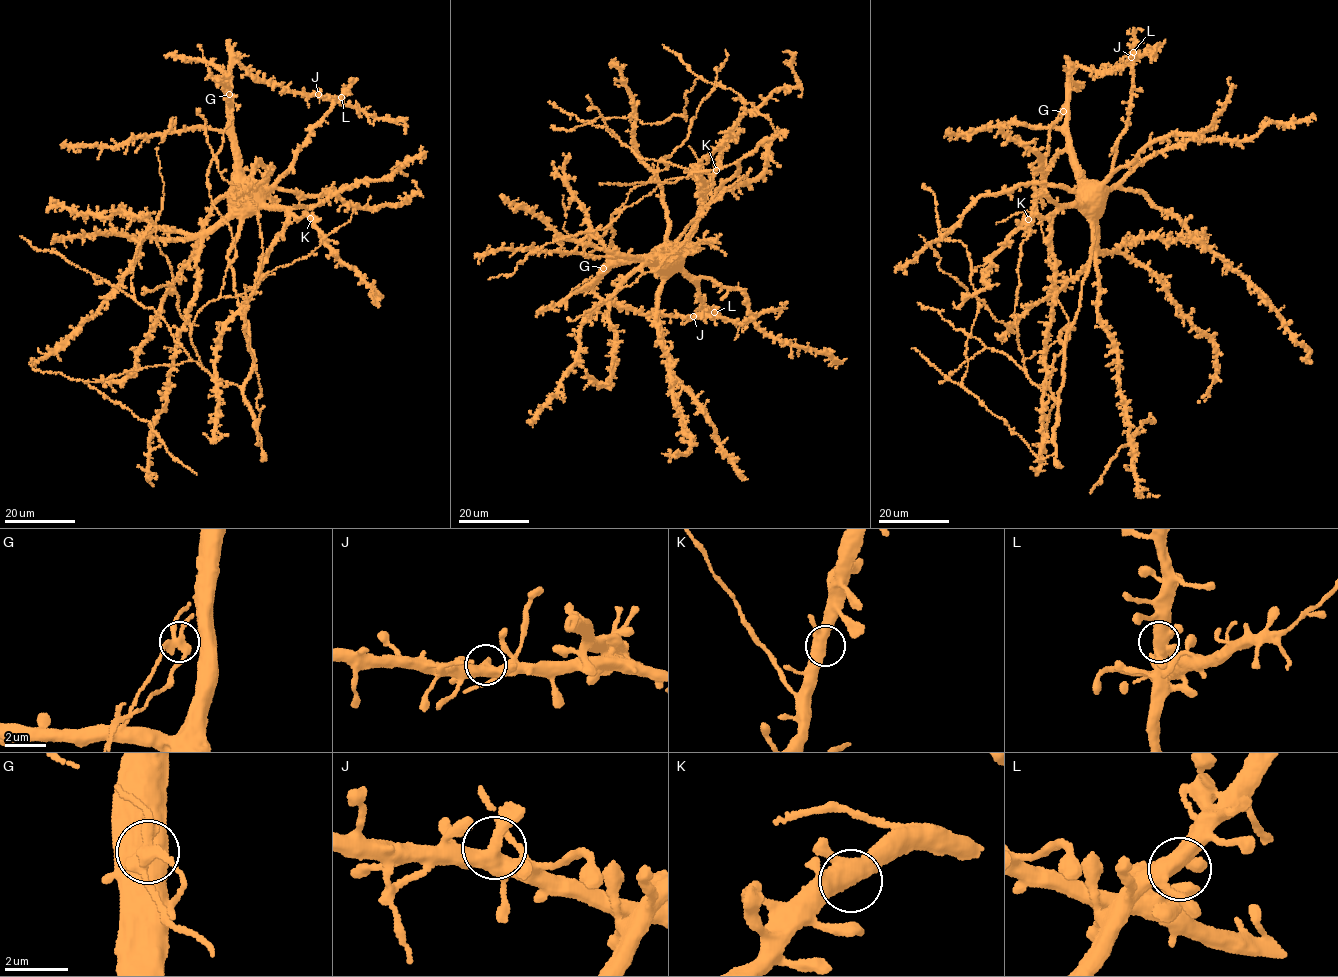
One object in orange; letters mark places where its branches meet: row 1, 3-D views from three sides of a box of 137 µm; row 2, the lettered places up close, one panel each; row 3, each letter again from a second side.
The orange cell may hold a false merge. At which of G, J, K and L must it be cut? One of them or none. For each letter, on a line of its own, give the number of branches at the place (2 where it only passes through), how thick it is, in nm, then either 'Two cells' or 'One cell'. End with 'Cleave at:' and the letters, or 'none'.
G: Branches: 4. Thickness 360 nm. Two cells
J: Branches: 4. Thickness 400 nm. One cell
K: Branches: 4. Thickness 460 nm. One cell
L: Branches: 4. Thickness 440 nm. One cell
Cleave at: G

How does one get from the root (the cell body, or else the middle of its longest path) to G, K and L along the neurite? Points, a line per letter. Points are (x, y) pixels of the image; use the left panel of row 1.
G: (241, 185), (242, 173), (234, 139), (229, 94)
K: (241, 185), (266, 206), (285, 207), (297, 217), (306, 214), (310, 218)
L: (241, 185), (257, 185), (266, 191), (290, 166), (309, 130), (341, 97)

